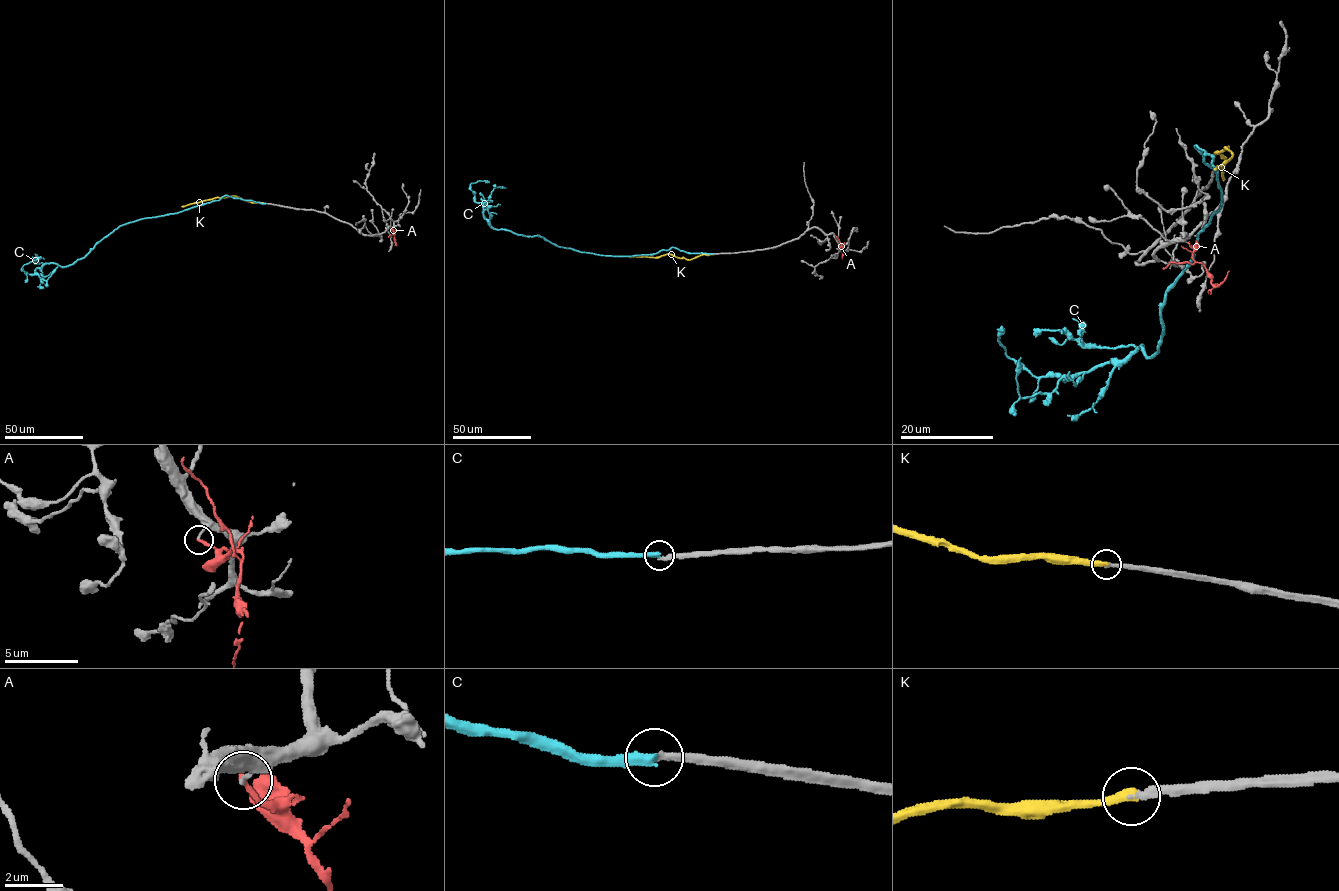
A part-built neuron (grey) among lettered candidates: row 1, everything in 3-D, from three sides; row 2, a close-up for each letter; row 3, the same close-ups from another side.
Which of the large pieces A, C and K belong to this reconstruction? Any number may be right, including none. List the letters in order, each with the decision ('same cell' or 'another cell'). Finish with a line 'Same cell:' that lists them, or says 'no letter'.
A: another cell
C: another cell
K: same cell
Same cell: K

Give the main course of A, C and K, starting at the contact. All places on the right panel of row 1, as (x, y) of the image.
A: (1188, 242), (1193, 248), (1194, 260), (1205, 267), (1213, 284), (1220, 284), (1229, 270)
C: (1214, 169), (1195, 147), (1221, 206), (1166, 292), (1153, 354), (1036, 377), (1001, 326)
K: (1215, 169), (1231, 156), (1228, 147), (1215, 153), (1224, 159), (1224, 180)

